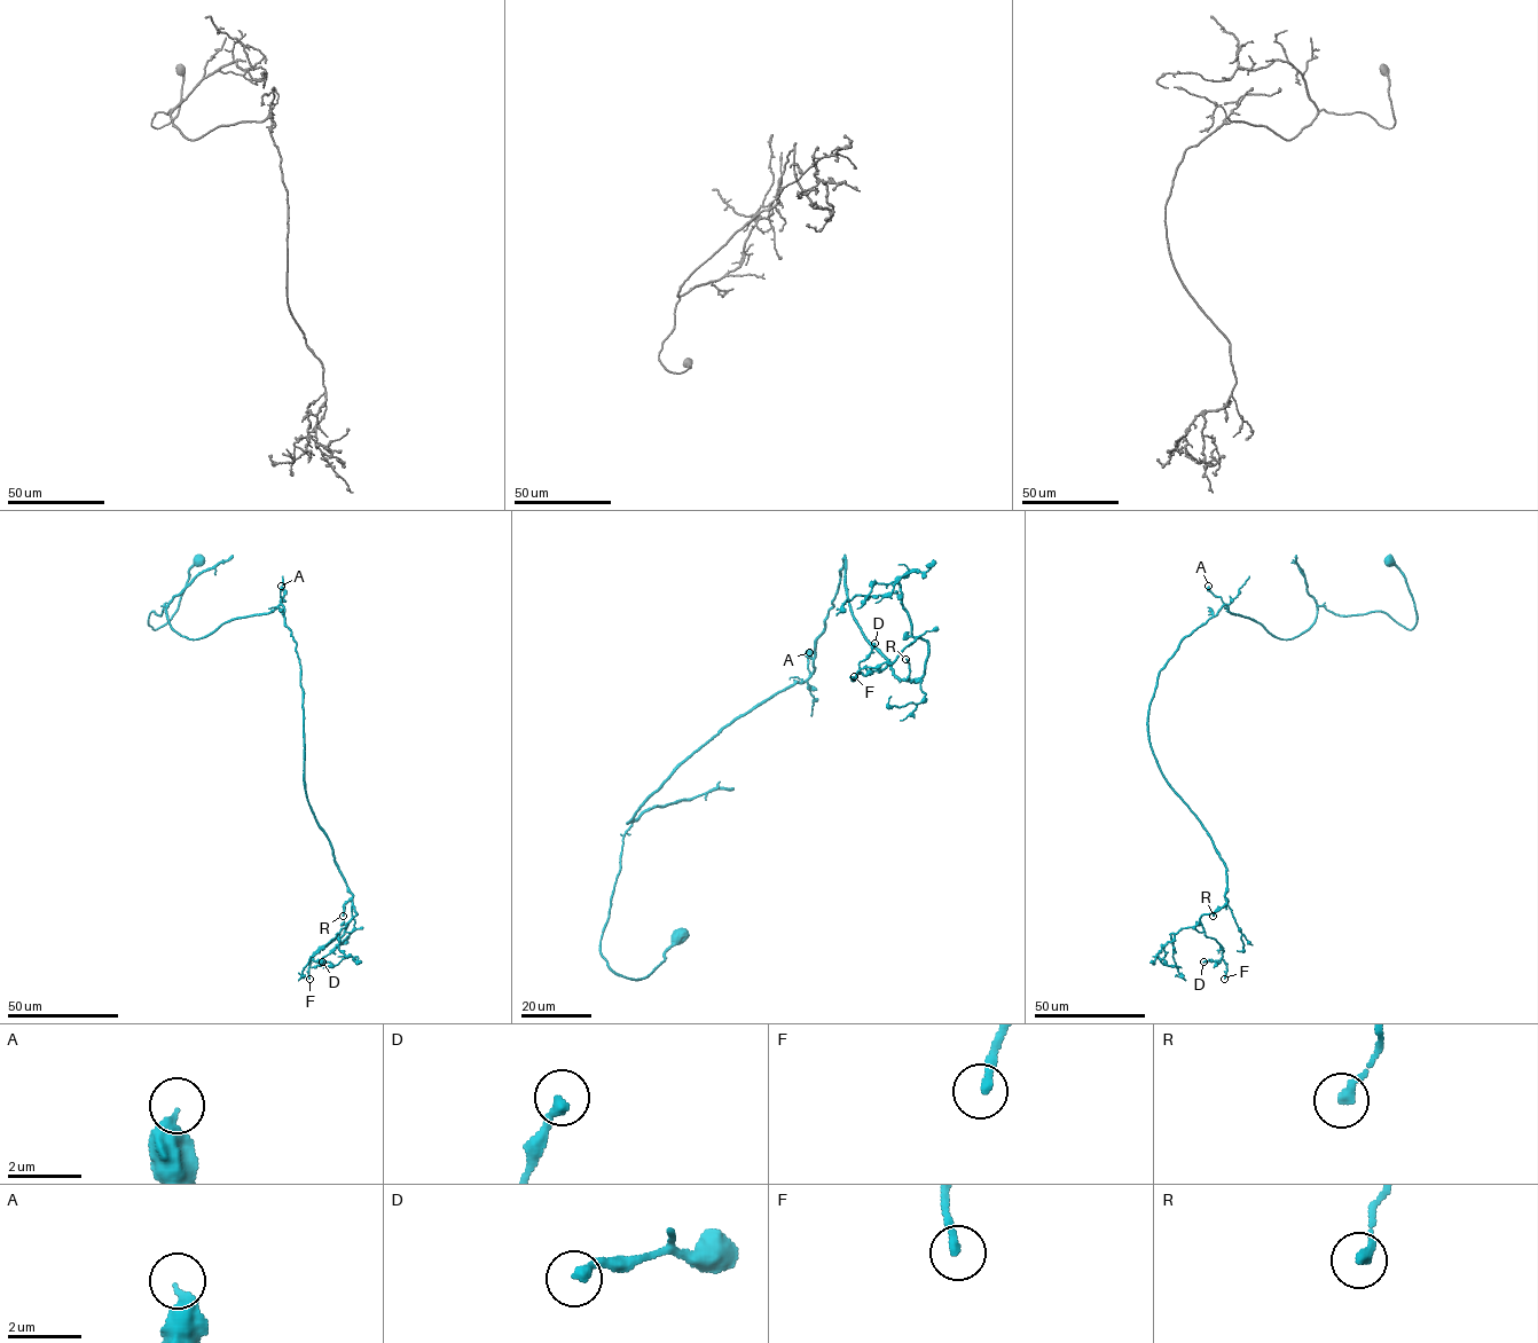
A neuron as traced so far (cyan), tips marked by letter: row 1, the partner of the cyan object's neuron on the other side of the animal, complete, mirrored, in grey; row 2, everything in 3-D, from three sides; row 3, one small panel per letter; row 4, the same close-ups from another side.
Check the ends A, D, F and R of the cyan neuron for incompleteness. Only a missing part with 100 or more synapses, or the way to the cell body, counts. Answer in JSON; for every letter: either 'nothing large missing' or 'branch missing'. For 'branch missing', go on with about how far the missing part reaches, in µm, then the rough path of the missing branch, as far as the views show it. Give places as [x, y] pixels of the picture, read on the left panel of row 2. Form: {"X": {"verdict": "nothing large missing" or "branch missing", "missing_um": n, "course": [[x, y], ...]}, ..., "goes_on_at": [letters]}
{"A": {"verdict": "nothing large missing"}, "D": {"verdict": "nothing large missing"}, "F": {"verdict": "branch missing", "missing_um": 45, "course": [[310, 979], [307, 1002], [287, 1019], [283, 1008], [272, 1002], [274, 998]]}, "R": {"verdict": "nothing large missing"}, "goes_on_at": ["F"]}

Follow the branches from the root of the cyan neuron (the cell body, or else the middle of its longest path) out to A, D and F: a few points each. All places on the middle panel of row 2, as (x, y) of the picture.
A: (681, 937), (640, 979), (616, 973), (602, 953), (628, 823), (724, 727), (802, 682), (809, 675), (809, 652)
D: (681, 937), (602, 953), (633, 816), (813, 674), (844, 556), (921, 680), (875, 643)
F: (681, 937), (640, 979), (602, 953), (628, 823), (813, 674), (844, 556), (900, 680), (928, 644), (854, 676)

